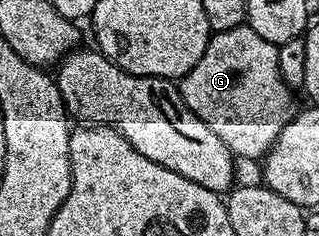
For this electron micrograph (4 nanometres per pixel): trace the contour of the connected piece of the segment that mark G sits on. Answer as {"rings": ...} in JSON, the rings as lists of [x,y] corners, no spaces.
{"rings":[[[245,24],[217,31],[204,48],[204,56],[180,80],[180,89],[184,104],[239,159],[265,159],[296,110],[295,95],[280,76],[278,47],[264,40],[264,36],[256,36]]]}

